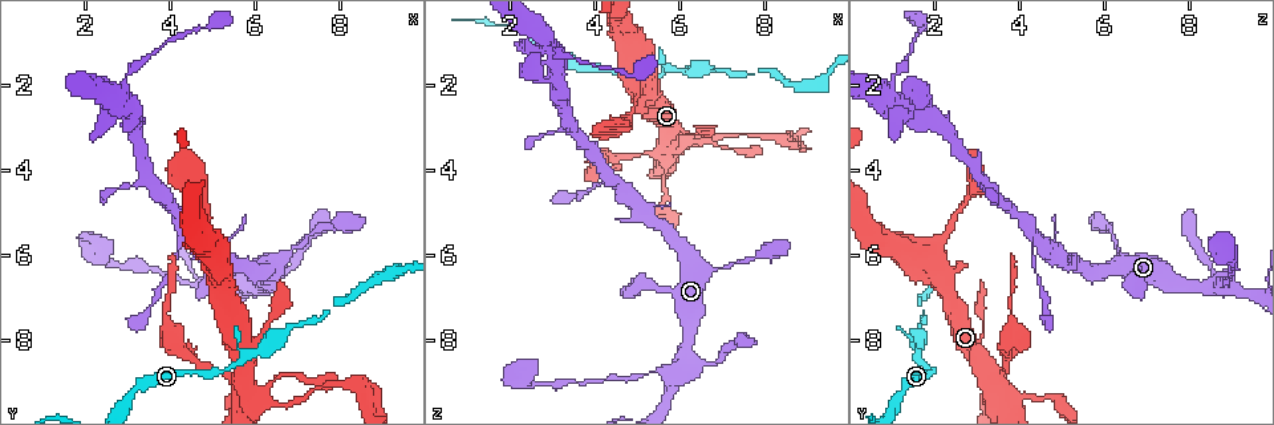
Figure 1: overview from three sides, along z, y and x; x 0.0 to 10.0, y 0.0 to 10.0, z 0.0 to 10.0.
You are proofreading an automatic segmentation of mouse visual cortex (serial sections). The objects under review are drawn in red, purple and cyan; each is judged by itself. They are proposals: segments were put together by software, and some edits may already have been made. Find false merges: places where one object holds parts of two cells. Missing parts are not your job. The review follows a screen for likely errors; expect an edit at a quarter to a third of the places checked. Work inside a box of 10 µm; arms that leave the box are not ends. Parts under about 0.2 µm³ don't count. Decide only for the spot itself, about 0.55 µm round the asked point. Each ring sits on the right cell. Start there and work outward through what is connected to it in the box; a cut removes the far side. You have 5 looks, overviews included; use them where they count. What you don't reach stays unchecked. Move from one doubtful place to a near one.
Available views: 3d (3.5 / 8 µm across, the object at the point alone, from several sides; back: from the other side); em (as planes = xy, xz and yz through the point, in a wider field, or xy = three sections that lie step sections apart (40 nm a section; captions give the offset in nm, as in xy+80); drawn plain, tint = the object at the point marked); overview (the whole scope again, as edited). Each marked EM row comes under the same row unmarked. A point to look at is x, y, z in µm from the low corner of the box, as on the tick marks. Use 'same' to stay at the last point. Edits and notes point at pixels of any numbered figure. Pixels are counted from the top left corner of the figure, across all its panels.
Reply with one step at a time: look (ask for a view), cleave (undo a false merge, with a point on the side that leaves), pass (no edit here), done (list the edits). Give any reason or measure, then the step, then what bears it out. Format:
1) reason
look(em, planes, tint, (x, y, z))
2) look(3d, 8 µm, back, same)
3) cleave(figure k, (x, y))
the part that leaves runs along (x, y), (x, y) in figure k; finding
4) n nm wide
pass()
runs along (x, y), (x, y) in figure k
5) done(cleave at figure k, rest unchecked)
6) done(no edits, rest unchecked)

calibre changes
look(3d, 3.5 µm, (5.90, 8.35, 1.65))

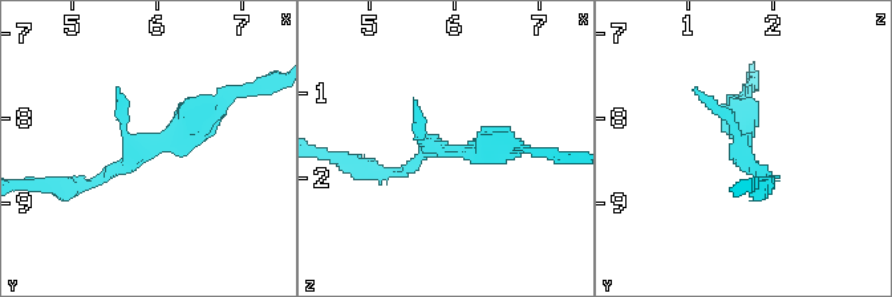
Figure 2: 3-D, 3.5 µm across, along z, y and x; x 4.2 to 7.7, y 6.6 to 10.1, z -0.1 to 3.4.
need the tissue
look(em, xy, step 1, tint, (5.95, 8.35, 1.65))

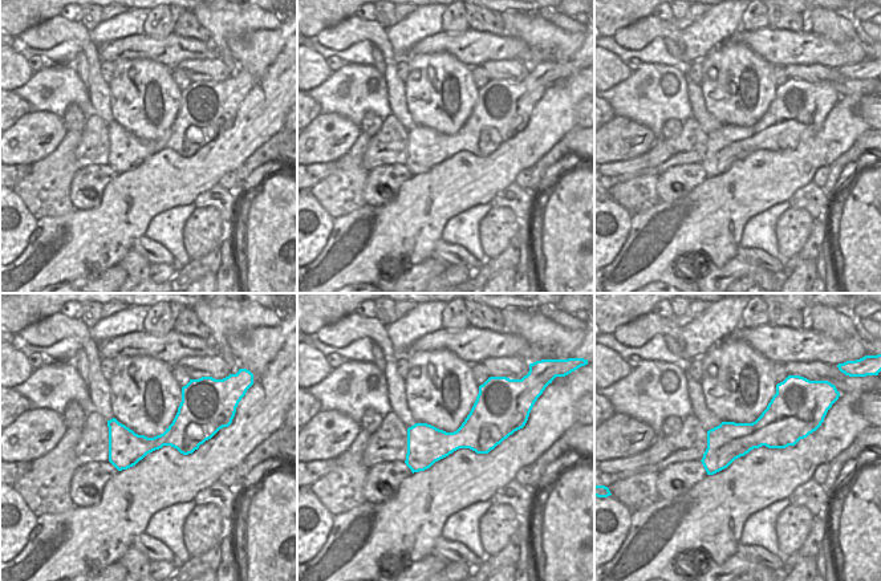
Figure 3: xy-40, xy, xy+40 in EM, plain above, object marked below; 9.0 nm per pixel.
360 nm wide
pass()
runs along (81, 187), (171, 146), (224, 101) in figure 2; one cell here

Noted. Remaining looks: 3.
a fork
look(3d, 3.5 µm, (5.80, 6.80, 9.10))

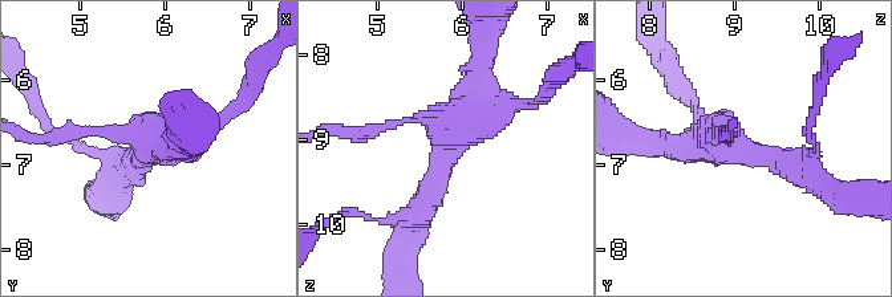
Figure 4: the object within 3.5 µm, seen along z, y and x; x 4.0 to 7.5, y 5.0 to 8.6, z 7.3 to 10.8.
shape alone is not enough
look(em, planes, tint, (5.80, 6.75, 9.05))

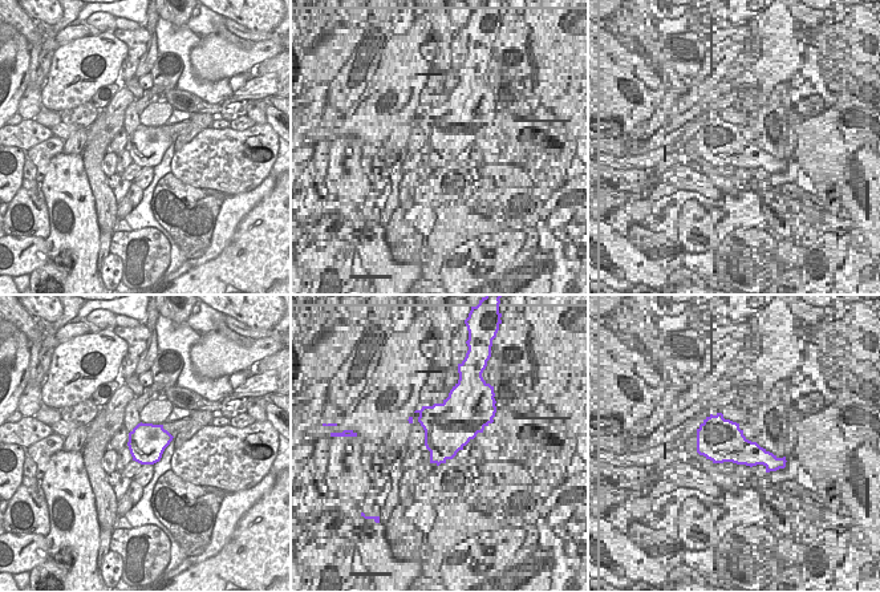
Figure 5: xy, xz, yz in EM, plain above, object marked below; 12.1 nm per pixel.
pass()
runs along (187, 139), (69, 135) in figure 4; one cell here

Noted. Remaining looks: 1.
done(no edits, rest unchecked)

